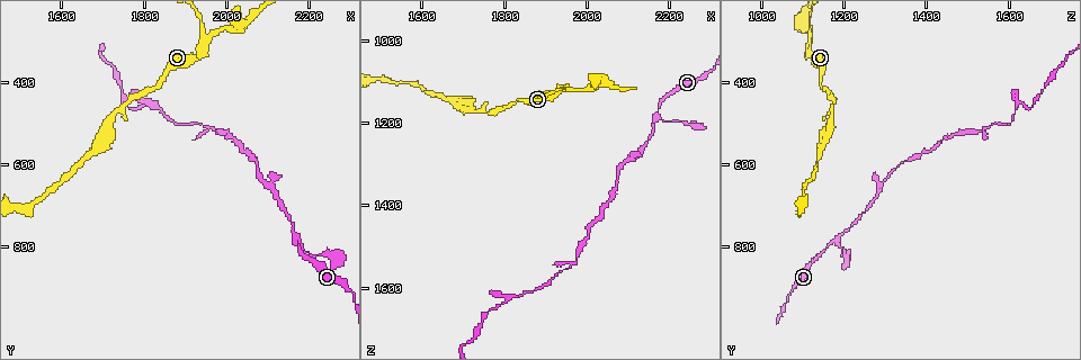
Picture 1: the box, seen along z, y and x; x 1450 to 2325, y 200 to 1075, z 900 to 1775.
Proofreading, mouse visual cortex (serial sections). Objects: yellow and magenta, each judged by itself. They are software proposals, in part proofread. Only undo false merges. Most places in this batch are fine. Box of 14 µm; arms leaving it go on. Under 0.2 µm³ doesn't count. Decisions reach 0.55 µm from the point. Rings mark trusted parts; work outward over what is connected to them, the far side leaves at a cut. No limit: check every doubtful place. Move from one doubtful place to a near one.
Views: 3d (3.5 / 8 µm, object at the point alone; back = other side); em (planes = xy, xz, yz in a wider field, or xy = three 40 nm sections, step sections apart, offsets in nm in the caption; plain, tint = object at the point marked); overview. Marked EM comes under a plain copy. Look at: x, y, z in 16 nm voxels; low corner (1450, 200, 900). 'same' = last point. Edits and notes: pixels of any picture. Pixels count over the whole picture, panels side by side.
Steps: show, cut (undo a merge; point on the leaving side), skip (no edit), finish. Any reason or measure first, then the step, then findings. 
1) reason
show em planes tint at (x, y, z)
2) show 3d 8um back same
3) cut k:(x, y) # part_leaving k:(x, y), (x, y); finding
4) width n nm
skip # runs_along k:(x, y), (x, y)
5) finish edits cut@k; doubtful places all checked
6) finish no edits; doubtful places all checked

show 3d 3.5um at (1935, 505, 1565)

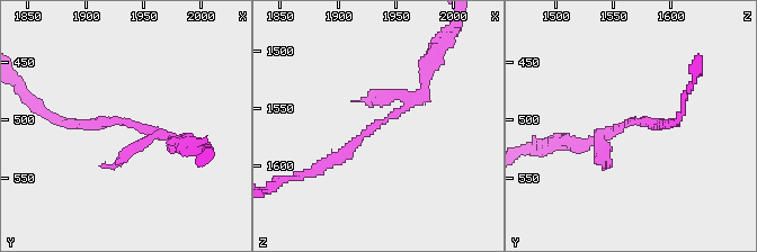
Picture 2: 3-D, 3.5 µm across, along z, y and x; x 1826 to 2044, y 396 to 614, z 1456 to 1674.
arm_widths 150, 150 nm
show em xy step 2 tint at (1938, 504, 1560)

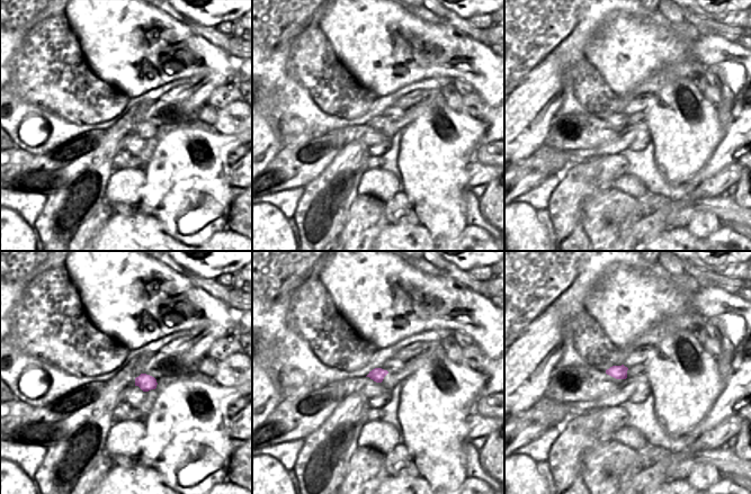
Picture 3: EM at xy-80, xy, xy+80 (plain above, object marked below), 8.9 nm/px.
skip # runs_along 2:(426, 72), (419, 96), (319, 168); all the same cell

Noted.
sharp bend
show 3d 3.5um at (1810, 445, 1630)

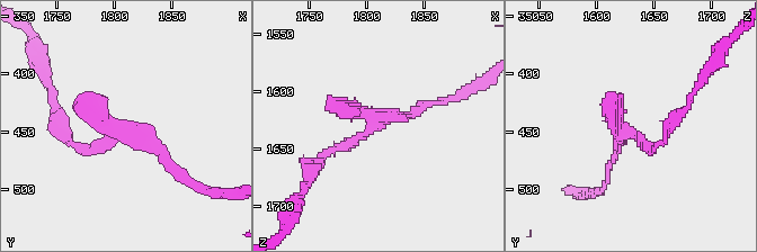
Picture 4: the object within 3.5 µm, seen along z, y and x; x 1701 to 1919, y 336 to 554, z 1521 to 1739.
show em xy step 3 tint at (1816, 450, 1626)

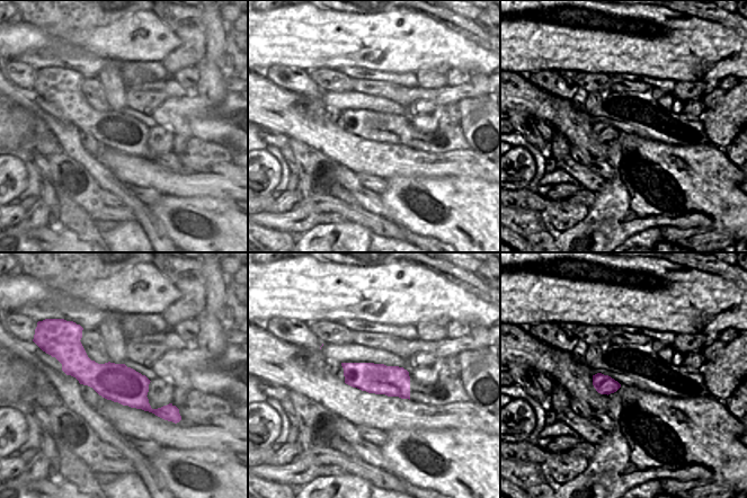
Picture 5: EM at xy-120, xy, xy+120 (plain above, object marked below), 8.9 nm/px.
skip # one cell here

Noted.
a narrow waist
show 3d 8um at (1760, 455, 1660)

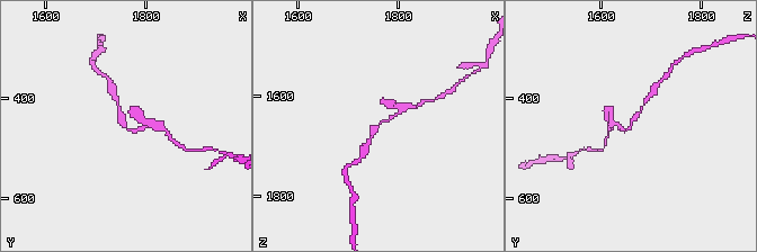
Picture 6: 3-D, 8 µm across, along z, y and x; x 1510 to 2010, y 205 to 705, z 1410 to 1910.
arm_widths 100, 150 nm
show em xy step 3 tint at (1755, 455, 1660)

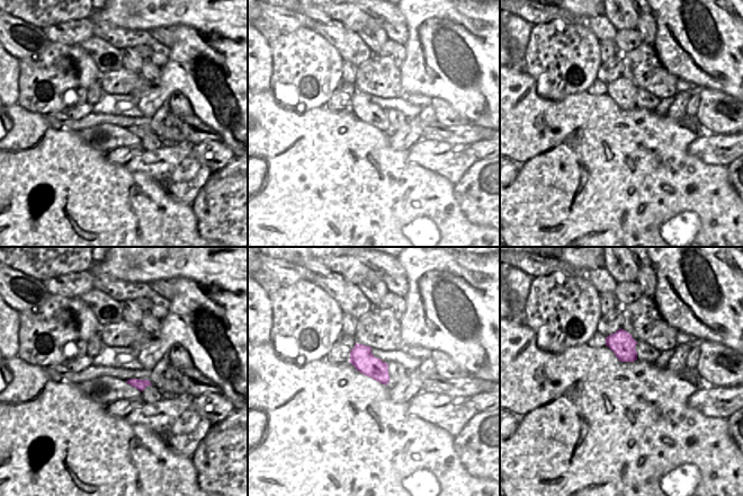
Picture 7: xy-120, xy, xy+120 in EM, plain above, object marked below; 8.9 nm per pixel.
skip # runs_along 6:(402, 108), (375, 126), (367, 141); all the same cell

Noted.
thick turns thin
show 3d 8um at (1945, 295, 1115)

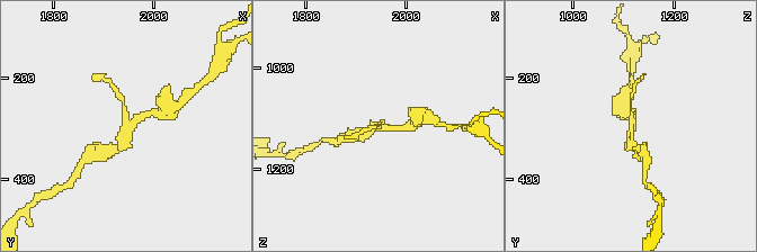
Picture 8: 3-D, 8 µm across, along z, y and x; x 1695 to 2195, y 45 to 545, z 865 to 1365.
show em xy step 5 tint at (1955, 300, 1115)

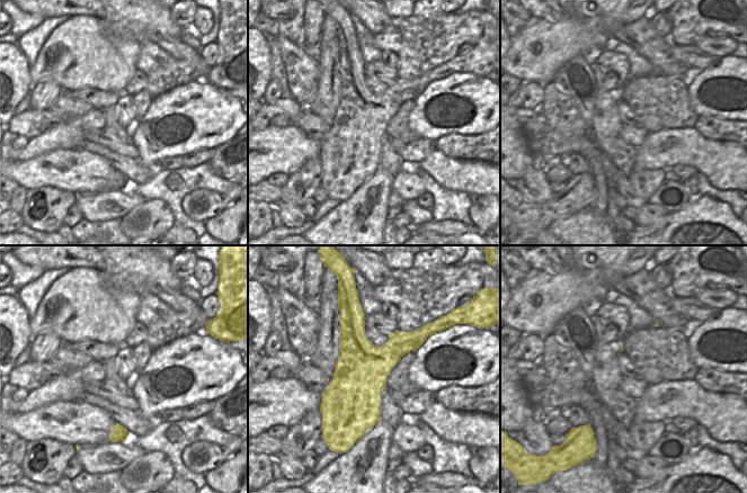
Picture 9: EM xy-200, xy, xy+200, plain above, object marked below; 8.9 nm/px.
arms 3
skip # runs_along 8:(113, 152), (135, 120), (156, 111); all the same cell

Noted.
finish no edits; doubtful places all checked

